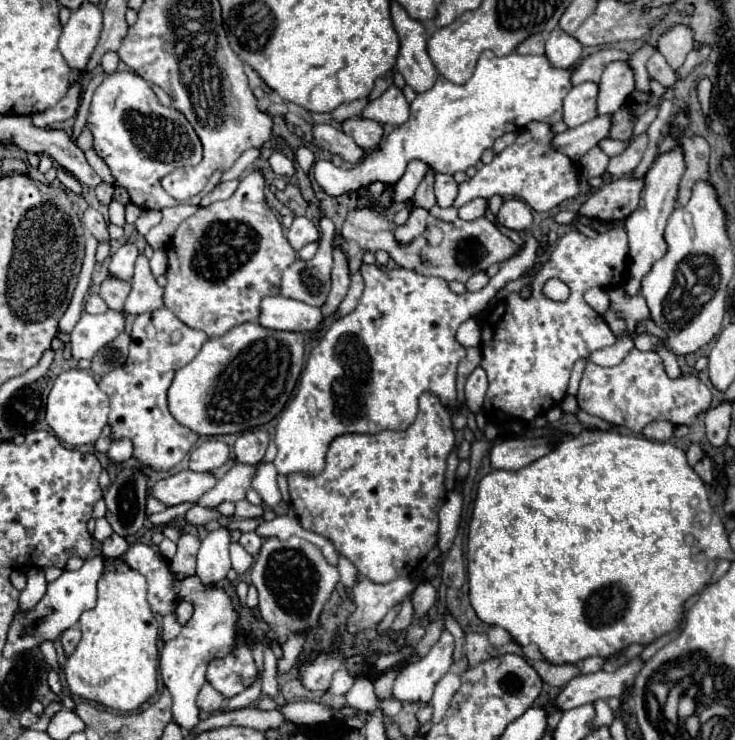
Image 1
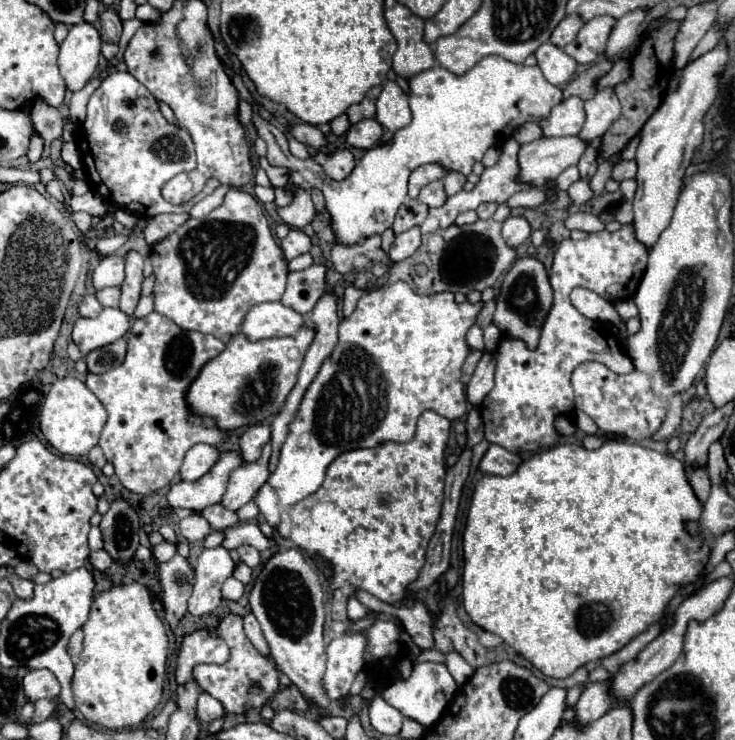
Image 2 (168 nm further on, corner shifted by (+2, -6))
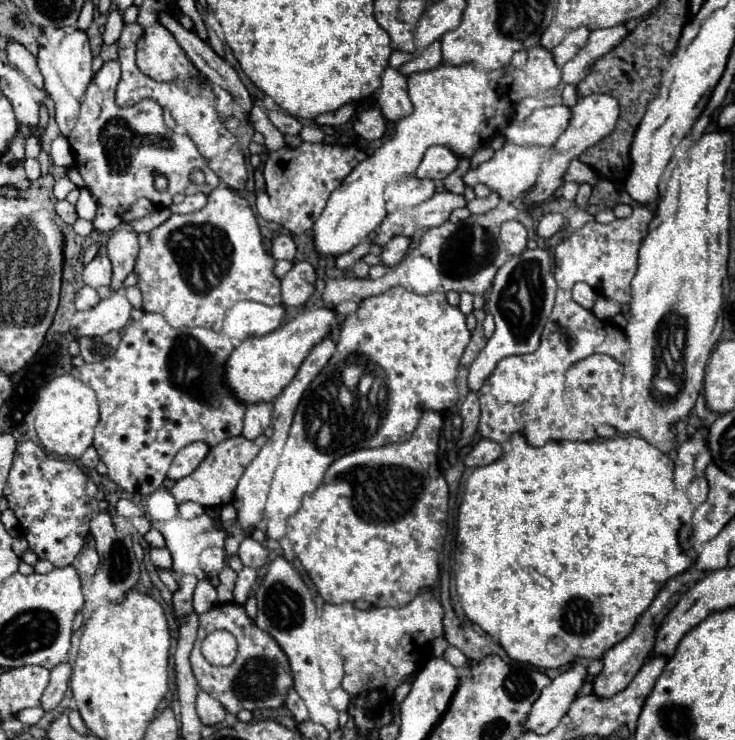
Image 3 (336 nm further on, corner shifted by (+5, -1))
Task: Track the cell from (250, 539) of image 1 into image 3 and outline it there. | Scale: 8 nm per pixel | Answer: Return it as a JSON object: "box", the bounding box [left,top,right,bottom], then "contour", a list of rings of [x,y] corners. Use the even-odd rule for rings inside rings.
{"box":[238,537,268,569],"contour":[[[246,537],[246,539],[240,543],[238,557],[242,559],[242,563],[244,563],[246,567],[260,569],[260,567],[268,561],[268,551],[264,549],[264,545],[260,545],[258,541],[254,541],[252,537]]]}

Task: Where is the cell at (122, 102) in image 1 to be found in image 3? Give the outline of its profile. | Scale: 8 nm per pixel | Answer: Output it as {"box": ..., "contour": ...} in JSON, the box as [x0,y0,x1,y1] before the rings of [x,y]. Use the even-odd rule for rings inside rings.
{"box":[68,61,220,213],"contour":[[[106,61],[90,81],[82,97],[76,127],[68,135],[76,159],[76,169],[80,171],[84,185],[98,199],[98,203],[124,213],[134,201],[142,197],[150,199],[156,207],[168,207],[172,205],[172,197],[178,193],[212,193],[220,185],[220,179],[206,165],[194,141],[184,133],[168,129],[162,117],[162,107],[152,99],[144,99],[128,109],[118,107],[114,101],[118,81],[120,63]],[[194,169],[200,169],[206,175],[206,181],[202,185],[192,183],[190,173]],[[156,175],[164,175],[168,179],[168,187],[164,191],[158,191],[154,187]]]}

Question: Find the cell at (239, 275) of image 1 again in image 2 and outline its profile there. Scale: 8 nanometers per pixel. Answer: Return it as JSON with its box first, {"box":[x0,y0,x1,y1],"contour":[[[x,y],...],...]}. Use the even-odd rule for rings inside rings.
{"box":[147,188,289,342],"contour":[[[231,188],[225,194],[223,204],[213,212],[209,212],[207,216],[189,218],[165,240],[149,246],[147,258],[151,260],[155,274],[153,286],[155,312],[171,318],[183,330],[197,330],[203,334],[211,334],[223,342],[229,342],[237,334],[251,306],[281,300],[289,274],[287,260],[283,258],[283,252],[271,228],[267,226],[267,218],[261,206],[251,194],[237,188]]]}

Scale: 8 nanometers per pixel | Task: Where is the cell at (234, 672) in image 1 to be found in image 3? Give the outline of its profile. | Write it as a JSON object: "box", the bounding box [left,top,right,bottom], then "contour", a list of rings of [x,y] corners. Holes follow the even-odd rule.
{"box":[190,603,292,713],"contour":[[[220,603],[212,607],[208,613],[200,615],[200,627],[198,627],[198,639],[194,643],[194,649],[190,653],[190,665],[194,671],[194,677],[200,685],[202,691],[208,695],[216,697],[226,711],[238,713],[240,709],[262,709],[262,707],[280,707],[286,701],[288,691],[292,689],[292,675],[290,675],[290,665],[282,649],[276,645],[276,641],[258,629],[254,621],[248,619],[246,611],[238,603]],[[212,631],[230,631],[236,641],[238,641],[238,655],[232,665],[228,667],[216,667],[210,665],[202,655],[200,655],[200,637],[204,633]]]}

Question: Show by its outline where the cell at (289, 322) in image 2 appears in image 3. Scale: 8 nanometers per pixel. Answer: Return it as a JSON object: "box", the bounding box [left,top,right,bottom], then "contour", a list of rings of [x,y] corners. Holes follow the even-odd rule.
{"box":[224,301,286,339],"contour":[[[240,301],[226,313],[224,335],[232,339],[246,339],[254,335],[266,335],[282,325],[286,317],[284,305],[262,305],[256,301]]]}

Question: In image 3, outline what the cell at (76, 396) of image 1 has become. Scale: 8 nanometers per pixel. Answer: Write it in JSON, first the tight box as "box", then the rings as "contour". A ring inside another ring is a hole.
{"box":[36,375,100,459],"contour":[[[72,375],[54,377],[40,393],[38,399],[38,415],[36,415],[36,433],[41,447],[56,454],[57,457],[78,459],[94,441],[94,429],[100,419],[96,393],[78,381]]]}

